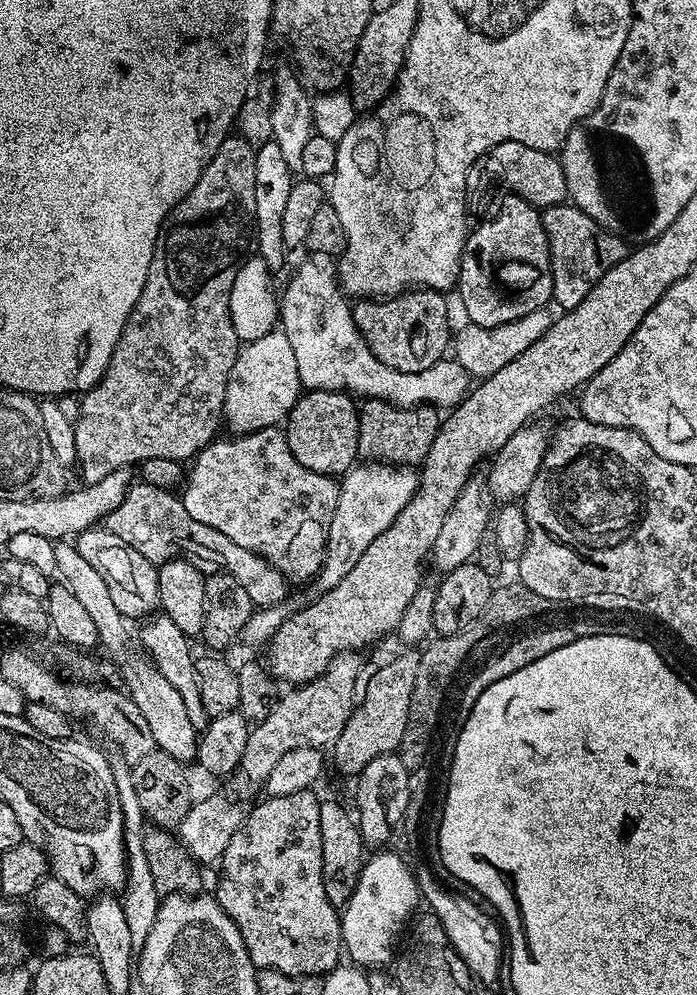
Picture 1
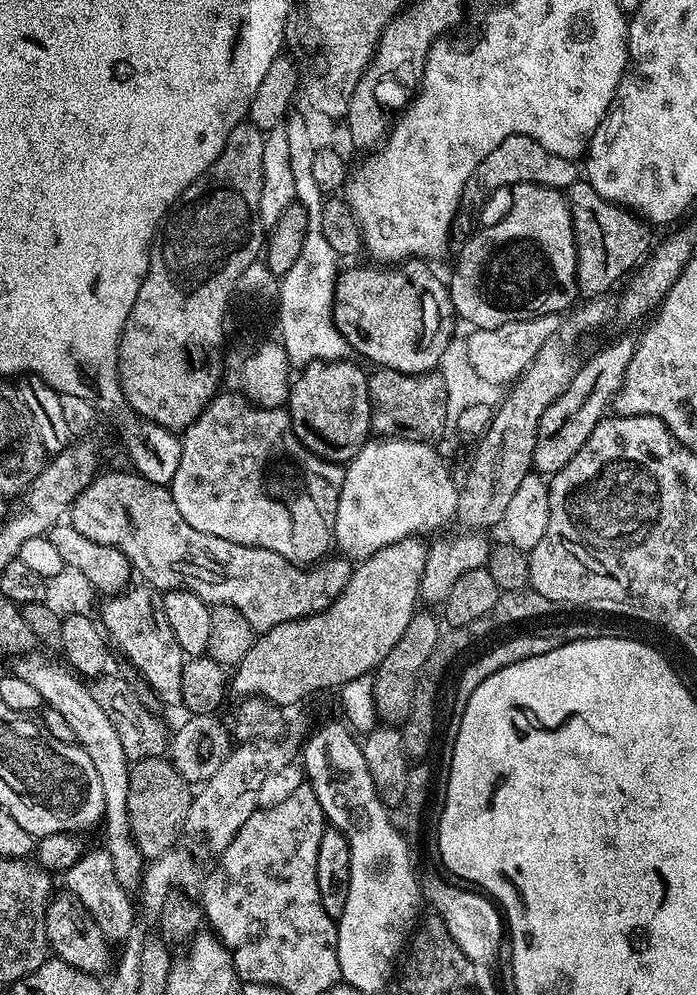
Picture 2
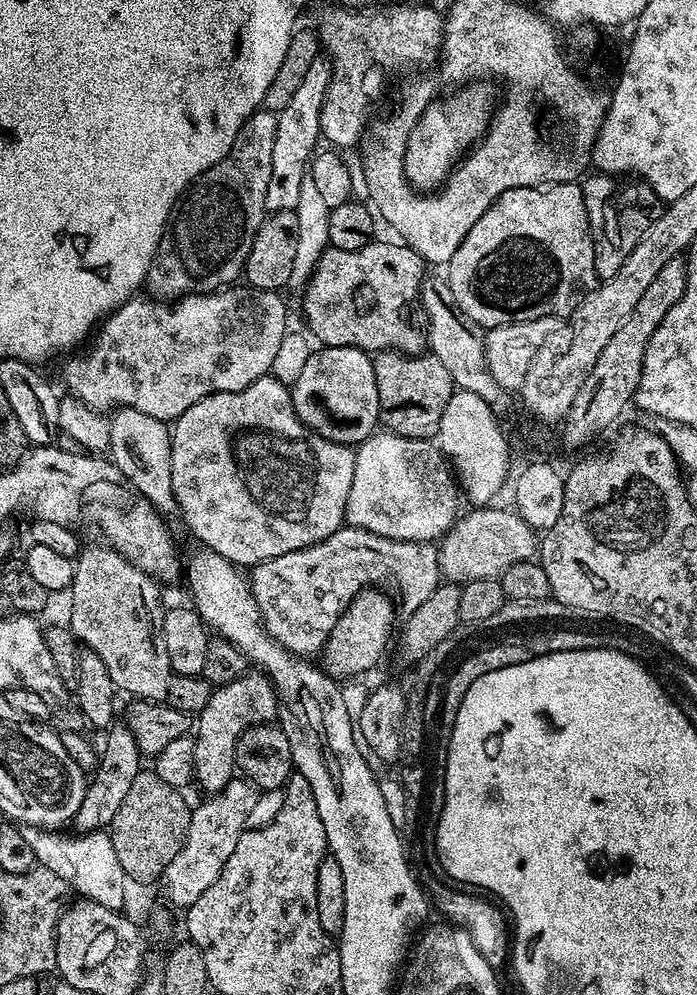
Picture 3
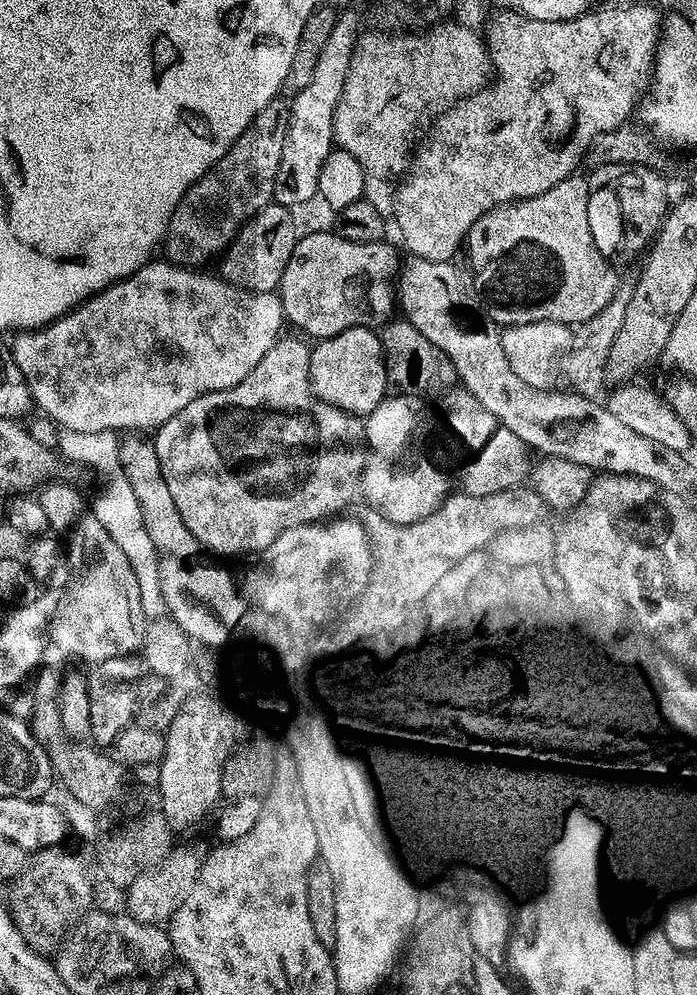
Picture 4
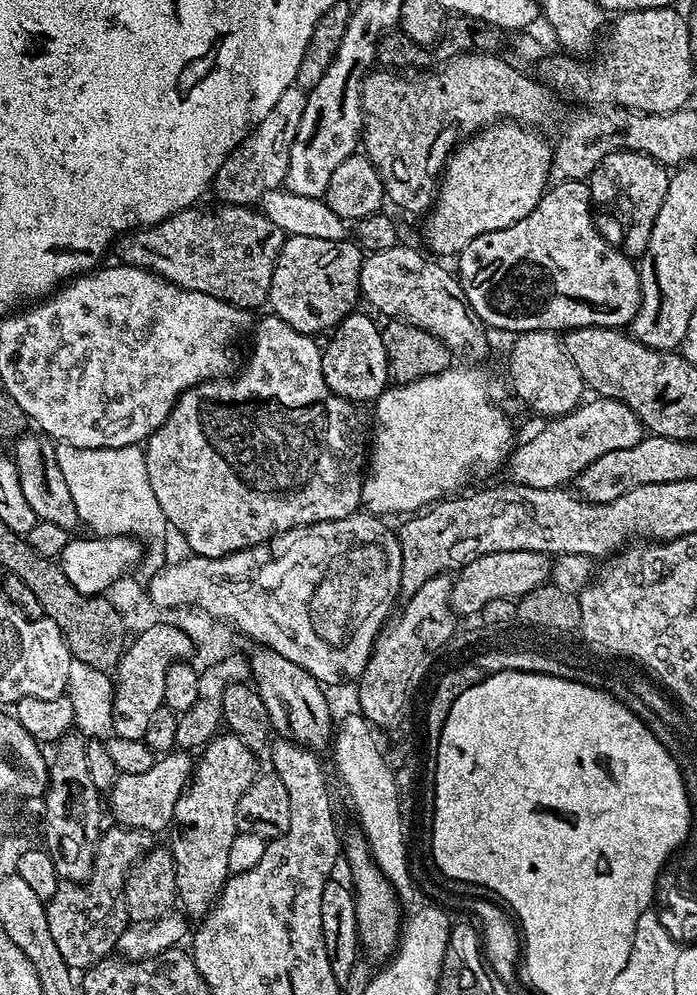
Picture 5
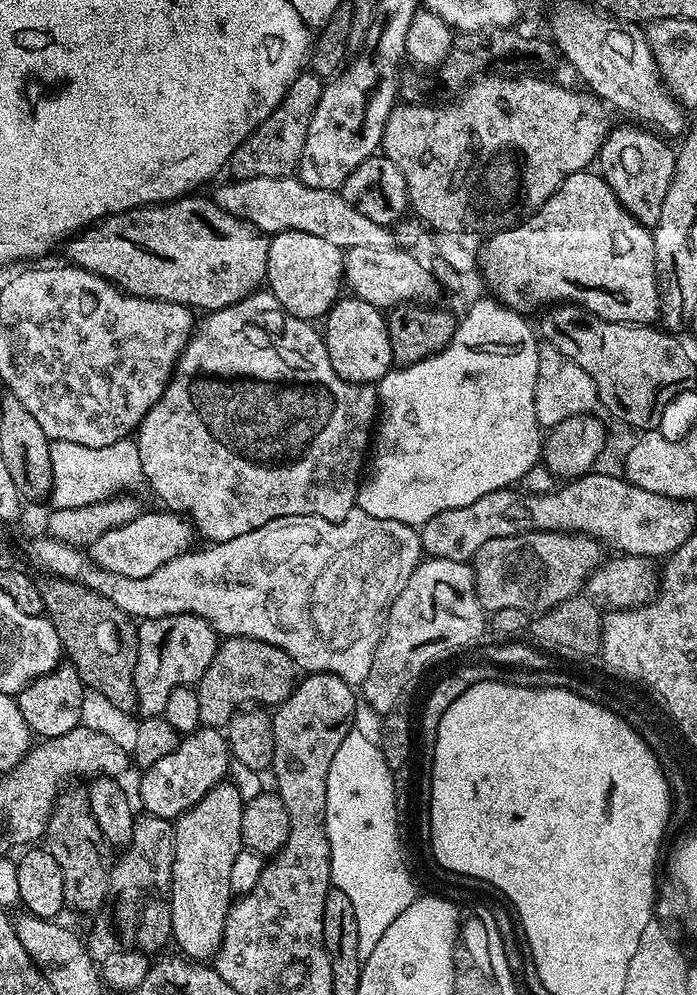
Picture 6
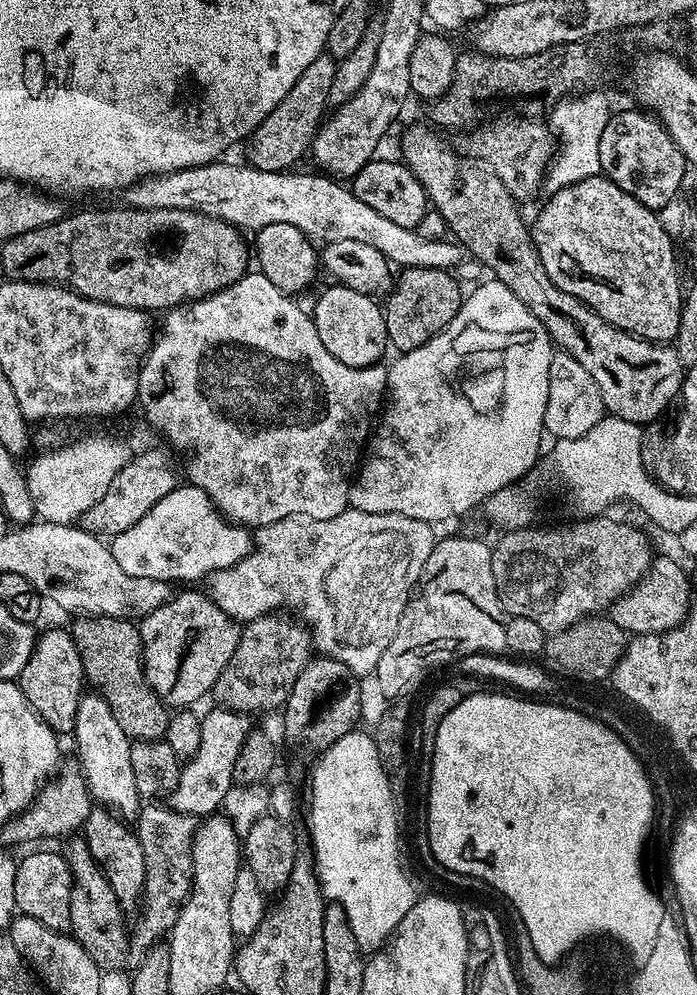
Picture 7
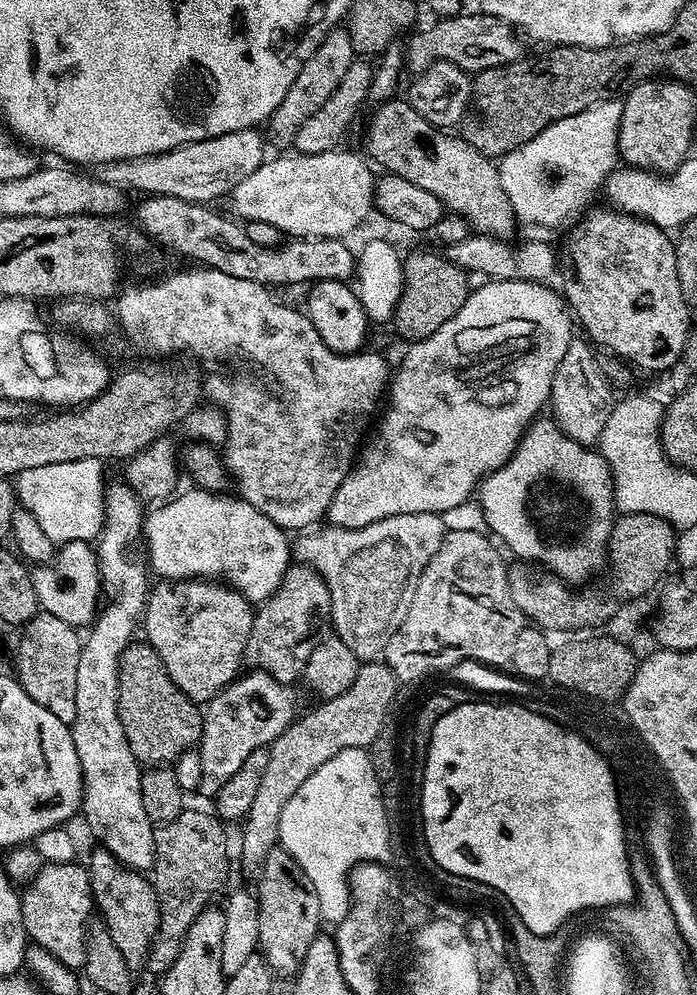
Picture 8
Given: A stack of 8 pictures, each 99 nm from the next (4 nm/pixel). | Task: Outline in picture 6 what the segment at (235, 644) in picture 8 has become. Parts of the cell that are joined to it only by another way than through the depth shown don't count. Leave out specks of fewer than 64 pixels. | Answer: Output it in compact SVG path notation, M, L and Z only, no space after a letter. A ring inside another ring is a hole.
M170 614L166 618L139 621L138 658L134 666L134 690L136 691L136 708L141 717L159 716L164 711L166 701L176 688L196 686L206 668L213 662L218 645L218 633L212 629L212 624L194 614Z

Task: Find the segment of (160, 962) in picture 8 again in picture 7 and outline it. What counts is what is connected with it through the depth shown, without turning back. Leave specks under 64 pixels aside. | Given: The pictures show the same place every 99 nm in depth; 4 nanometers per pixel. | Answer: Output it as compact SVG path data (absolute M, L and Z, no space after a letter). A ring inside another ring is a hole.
M160 802L145 803L134 817L134 831L145 854L145 882L142 897L144 921L140 924L140 932L144 936L167 937L170 932L170 922L175 920L190 894L192 889L192 839L197 827L197 817L182 814L170 806L164 805L163 808Z

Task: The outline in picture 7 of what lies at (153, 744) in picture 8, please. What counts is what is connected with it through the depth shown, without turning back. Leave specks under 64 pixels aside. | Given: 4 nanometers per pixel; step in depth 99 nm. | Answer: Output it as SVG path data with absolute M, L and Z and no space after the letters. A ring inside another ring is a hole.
M85 616L70 624L78 654L82 658L84 679L110 706L118 726L129 740L159 740L170 715L169 705L154 694L144 673L144 647L140 629L123 616Z

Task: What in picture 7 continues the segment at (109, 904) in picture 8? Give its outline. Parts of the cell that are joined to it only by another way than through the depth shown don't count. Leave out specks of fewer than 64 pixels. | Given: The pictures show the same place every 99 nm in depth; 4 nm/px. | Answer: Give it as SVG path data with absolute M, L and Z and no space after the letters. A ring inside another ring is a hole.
M94 806L85 815L82 832L86 844L104 875L106 876L123 911L129 912L141 903L145 882L145 854L135 831L117 818L111 809Z

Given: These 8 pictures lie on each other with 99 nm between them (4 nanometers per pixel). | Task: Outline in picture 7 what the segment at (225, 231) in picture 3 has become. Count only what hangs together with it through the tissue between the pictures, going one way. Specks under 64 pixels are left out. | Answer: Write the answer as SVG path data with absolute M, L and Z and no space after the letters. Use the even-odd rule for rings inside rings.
M321 54L302 70L298 82L290 86L290 94L266 114L266 118L246 141L248 147L247 163L258 170L271 172L287 172L293 169L303 156L309 155L312 139L316 137L316 129L320 127L329 111L330 85L334 82L337 61L327 54Z

